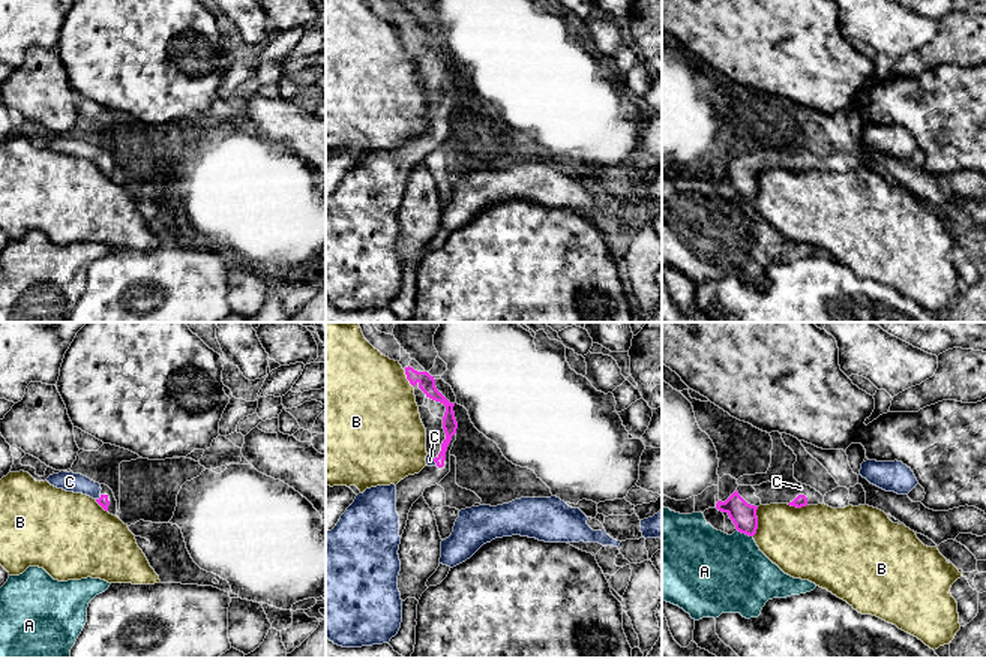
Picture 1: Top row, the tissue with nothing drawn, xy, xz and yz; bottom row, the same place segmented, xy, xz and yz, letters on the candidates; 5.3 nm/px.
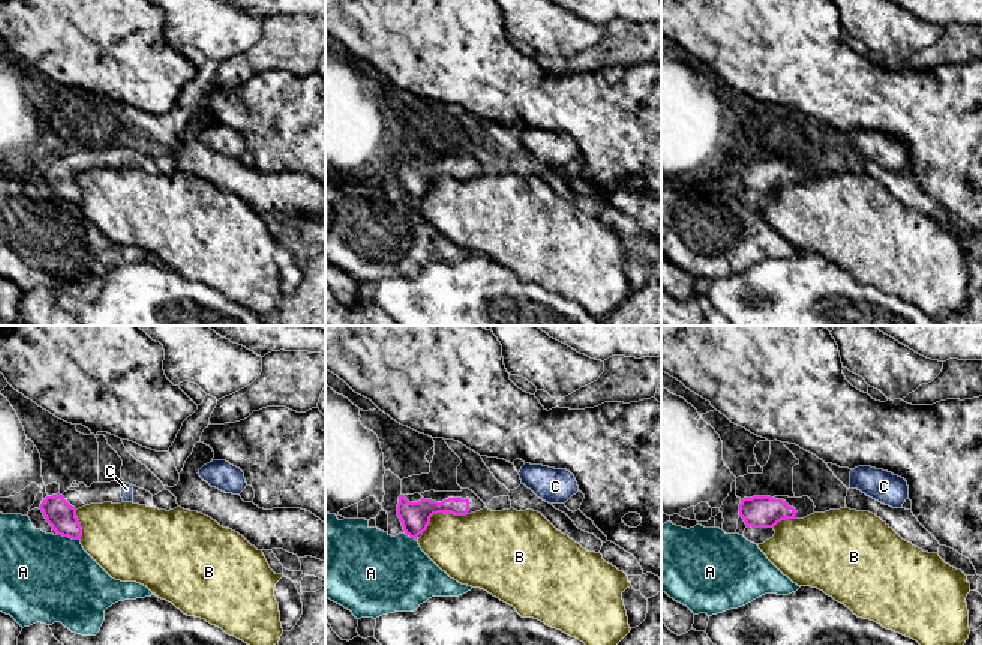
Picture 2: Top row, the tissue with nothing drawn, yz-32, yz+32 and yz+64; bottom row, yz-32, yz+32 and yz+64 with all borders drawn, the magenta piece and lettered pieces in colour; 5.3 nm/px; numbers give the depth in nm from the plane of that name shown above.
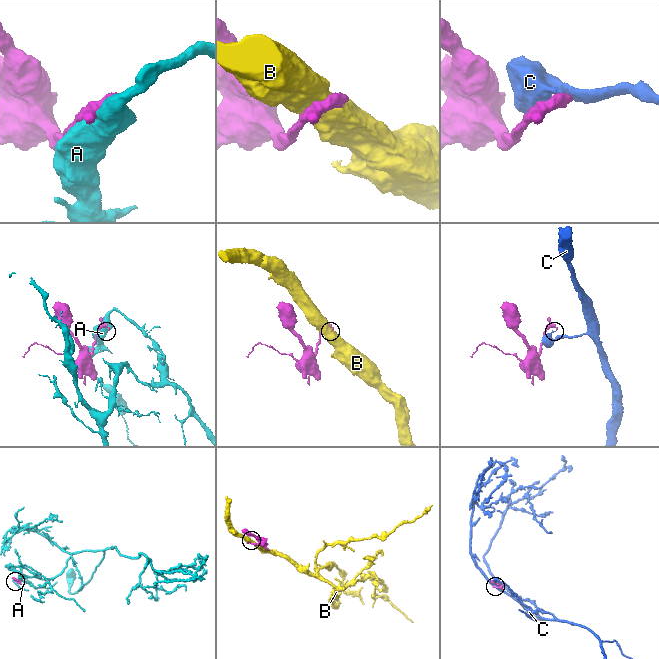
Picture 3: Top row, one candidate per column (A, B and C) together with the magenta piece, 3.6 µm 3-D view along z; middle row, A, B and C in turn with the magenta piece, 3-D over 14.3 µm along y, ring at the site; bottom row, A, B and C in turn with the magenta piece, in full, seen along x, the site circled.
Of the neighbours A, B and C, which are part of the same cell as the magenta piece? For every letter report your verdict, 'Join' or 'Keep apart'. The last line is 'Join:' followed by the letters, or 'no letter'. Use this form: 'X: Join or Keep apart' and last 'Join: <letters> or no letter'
A: Keep apart
B: Keep apart
C: Join
Join: C

